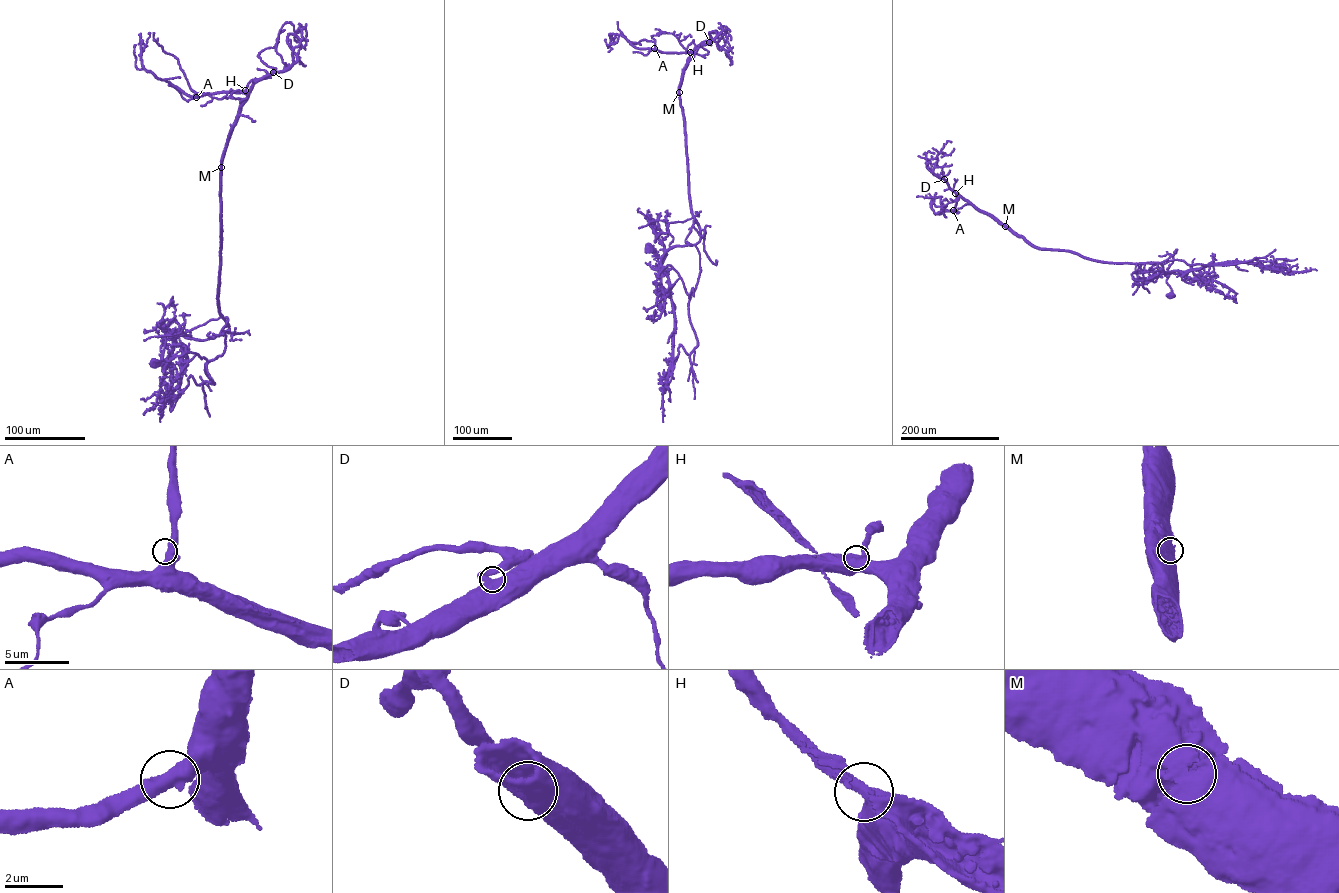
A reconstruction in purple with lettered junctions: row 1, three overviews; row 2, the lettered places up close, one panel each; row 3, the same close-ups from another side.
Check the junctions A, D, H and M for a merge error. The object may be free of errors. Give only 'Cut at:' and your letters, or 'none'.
Cut at: none

